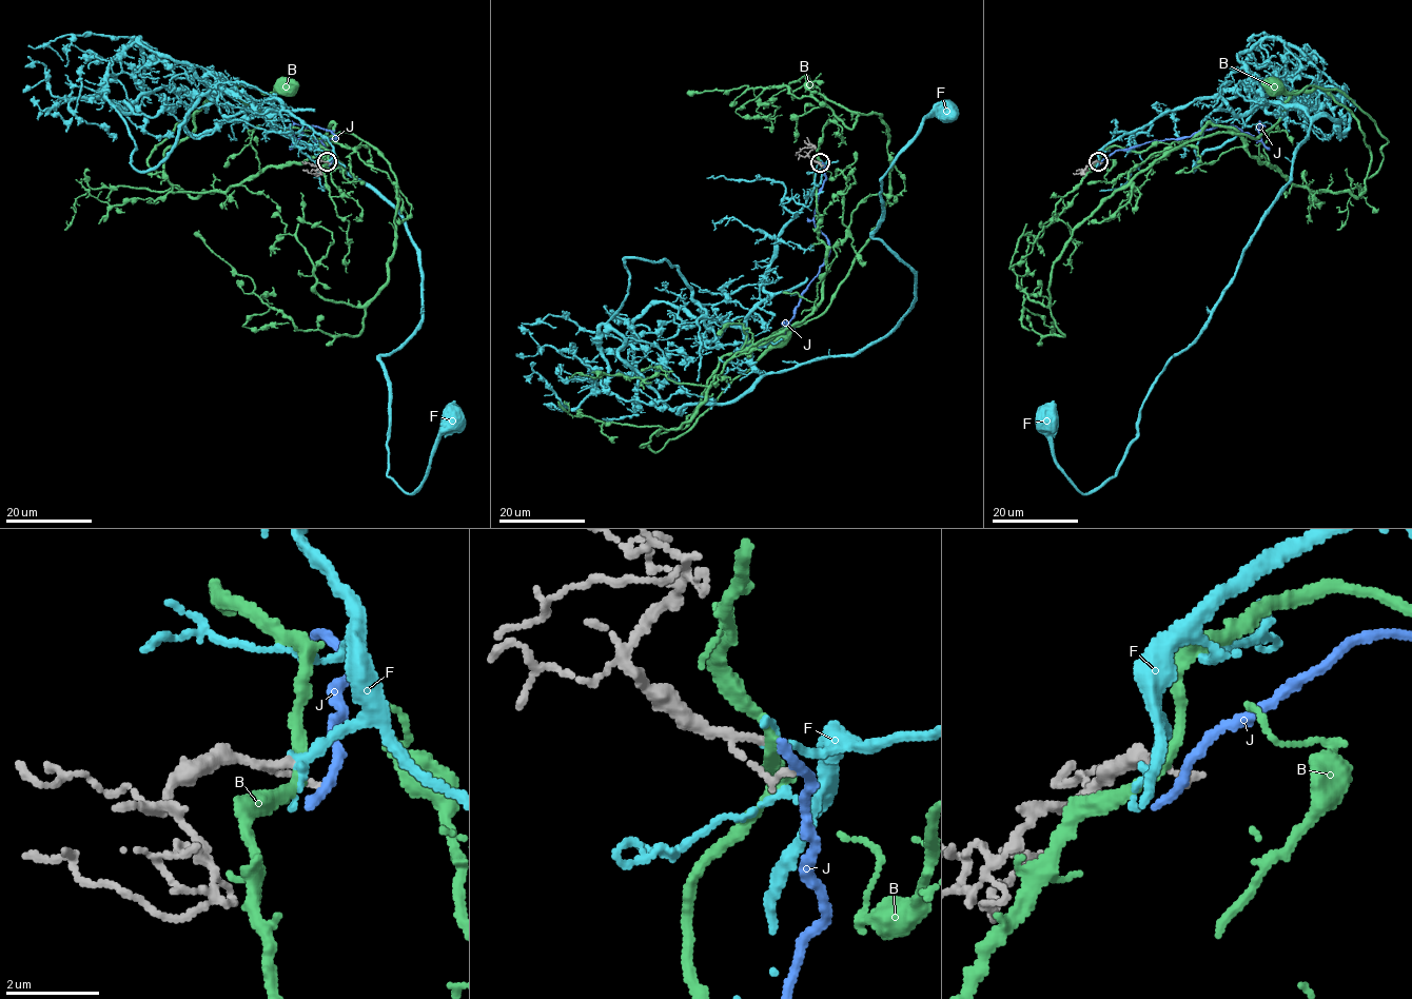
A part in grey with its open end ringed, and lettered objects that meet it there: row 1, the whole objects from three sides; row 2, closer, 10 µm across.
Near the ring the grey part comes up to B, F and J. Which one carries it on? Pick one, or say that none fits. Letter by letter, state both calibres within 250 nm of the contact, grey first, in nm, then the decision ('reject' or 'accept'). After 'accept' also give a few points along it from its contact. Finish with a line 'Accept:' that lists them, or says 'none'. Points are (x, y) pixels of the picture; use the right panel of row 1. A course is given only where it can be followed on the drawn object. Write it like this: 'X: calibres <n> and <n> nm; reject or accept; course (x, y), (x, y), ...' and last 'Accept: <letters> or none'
B: calibres 130 and 240 nm; reject
F: calibres 130 and 240 nm; accept; course (1098, 161), (1197, 99), (1310, 120), (1116, 474), (1081, 493), (1048, 417)
J: calibres 130 and 260 nm; reject
Accept: F

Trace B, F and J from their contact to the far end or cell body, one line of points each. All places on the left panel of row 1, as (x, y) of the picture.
B: (328, 161), (333, 123), (316, 156), (224, 192), (190, 197), (148, 163), (221, 90), (287, 86)
F: (327, 161), (277, 99), (253, 103), (369, 183), (416, 250), (423, 320), (379, 359), (406, 493), (453, 417)
J: (330, 163), (332, 151), (320, 140), (336, 137), (327, 130), (307, 126), (294, 140), (289, 126), (301, 126)

